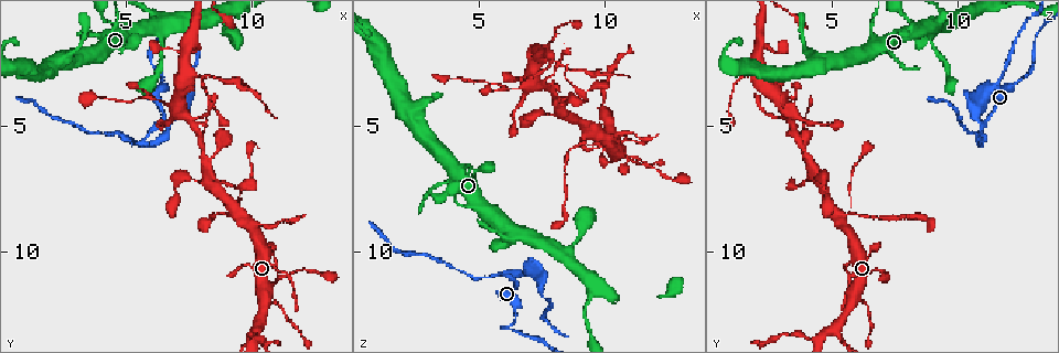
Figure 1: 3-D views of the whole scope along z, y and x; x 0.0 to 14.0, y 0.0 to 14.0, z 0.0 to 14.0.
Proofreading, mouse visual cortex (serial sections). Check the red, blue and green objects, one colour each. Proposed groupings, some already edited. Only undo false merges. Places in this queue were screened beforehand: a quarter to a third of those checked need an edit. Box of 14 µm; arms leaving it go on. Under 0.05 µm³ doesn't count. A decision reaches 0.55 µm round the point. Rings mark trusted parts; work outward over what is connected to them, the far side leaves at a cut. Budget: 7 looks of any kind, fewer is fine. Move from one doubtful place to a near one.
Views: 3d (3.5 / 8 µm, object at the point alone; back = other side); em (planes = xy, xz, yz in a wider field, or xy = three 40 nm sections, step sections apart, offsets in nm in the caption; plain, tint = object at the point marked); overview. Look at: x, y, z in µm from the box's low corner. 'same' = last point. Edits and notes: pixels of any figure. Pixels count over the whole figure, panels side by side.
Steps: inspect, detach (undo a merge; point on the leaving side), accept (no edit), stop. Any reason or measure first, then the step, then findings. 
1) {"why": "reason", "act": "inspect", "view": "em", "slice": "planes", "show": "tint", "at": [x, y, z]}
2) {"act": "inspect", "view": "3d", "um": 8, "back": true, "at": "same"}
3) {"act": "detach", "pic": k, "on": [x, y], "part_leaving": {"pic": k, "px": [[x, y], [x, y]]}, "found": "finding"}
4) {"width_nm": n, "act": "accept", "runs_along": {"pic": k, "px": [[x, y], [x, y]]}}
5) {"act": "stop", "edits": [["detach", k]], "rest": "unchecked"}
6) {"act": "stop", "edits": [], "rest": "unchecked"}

{"why": "arms run side by side", "act": "inspect", "view": "3d", "um": 3.5, "at": [5.7, 5.7, 10.9]}

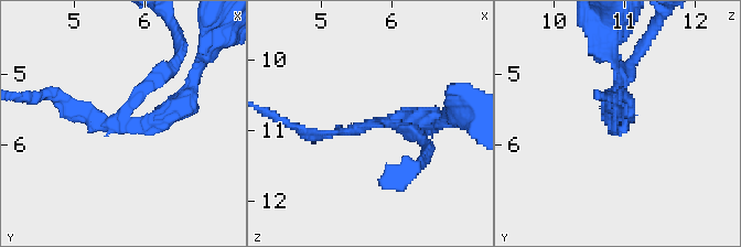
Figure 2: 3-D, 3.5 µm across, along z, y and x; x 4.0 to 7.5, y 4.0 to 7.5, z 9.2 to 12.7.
{"arms": 3, "arm_widths_nm": [150, 200, 300], "why": "shape alone is not enough", "act": "inspect", "view": "em", "slice": "xy", "step": 3, "show": "tint", "at": [5.75, 5.60, 10.90]}

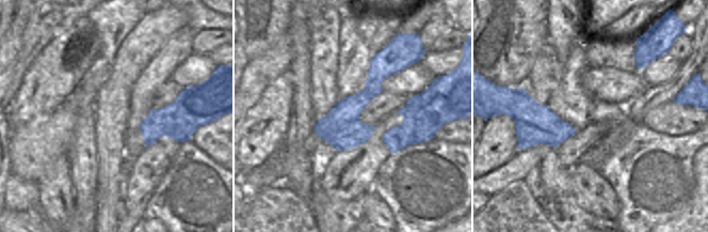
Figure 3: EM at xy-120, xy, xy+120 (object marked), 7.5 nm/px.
{"width_nm": 300, "act": "detach", "pic": 2, "on": [169, 113], "part_leaving": {"pic": 2, "px": [[129, 119], [176, 108], [203, 57]]}, "found": "two cells meet here"}

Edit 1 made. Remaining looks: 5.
{"act": "inspect", "view": "em", "slice": "xy", "step": 3, "show": "tint", "at": [10.7, 11.9, 6.2]}

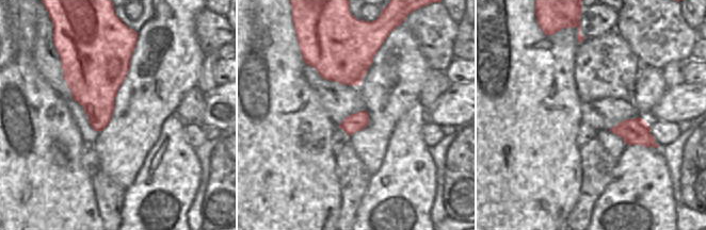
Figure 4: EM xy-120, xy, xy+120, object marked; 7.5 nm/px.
{"why": "wider look", "act": "inspect", "view": "3d", "um": 3.5, "back": true, "at": "same"}

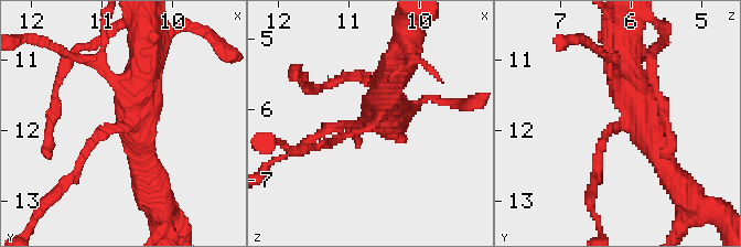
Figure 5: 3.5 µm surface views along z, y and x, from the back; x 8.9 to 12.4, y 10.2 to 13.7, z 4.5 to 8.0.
{"arms": 3, "arm_widths_nm": [150, 350, 500], "act": "accept", "runs_along": {"pic": 5, "px": [[141, 67], [138, 115], [100, 131], [81, 162]]}, "found": "continuous, no second cell"}

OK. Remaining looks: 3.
{"why": "abrupt turn", "act": "inspect", "view": "3d", "um": 3.5, "at": [9.5, 8.5, 5.3]}

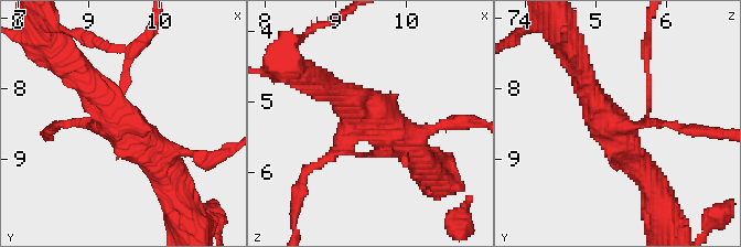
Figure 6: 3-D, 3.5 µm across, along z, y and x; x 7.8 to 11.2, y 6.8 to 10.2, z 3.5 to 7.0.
{"act": "accept", "runs_along": {"pic": 6, "px": [[162, 175], [77, 71]]}, "found": "one cell here"}

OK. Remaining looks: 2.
{"act": "stop", "edits": [["detach", 2]], "rest": "unchecked"}

